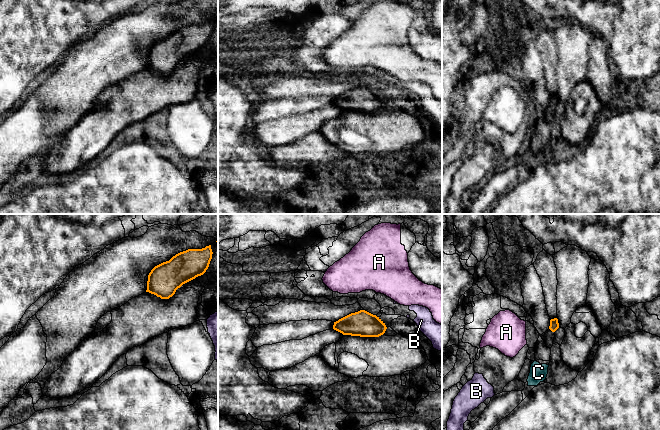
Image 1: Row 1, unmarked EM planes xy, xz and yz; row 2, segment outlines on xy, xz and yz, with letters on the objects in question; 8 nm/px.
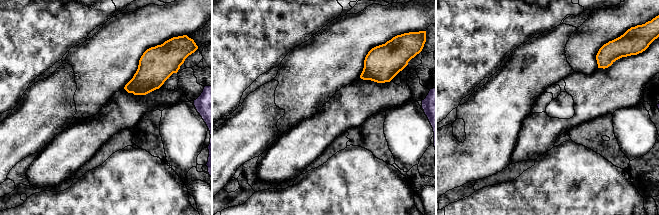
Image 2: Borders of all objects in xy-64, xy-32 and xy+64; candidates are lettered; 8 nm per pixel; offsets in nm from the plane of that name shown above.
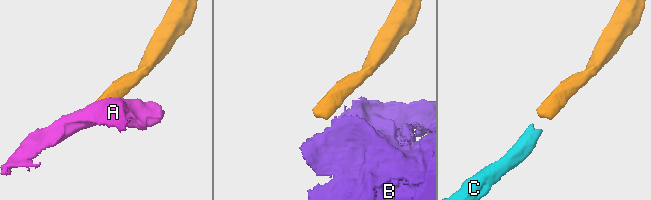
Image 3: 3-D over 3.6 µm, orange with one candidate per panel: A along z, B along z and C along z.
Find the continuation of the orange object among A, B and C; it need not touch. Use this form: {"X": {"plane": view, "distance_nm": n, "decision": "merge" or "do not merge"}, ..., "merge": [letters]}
{"A": {"plane": "xz", "distance_nm": 140, "decision": "do not merge"}, "B": {"plane": "xz", "distance_nm": 170, "decision": "do not merge"}, "C": {"plane": "yz", "distance_nm": 260, "decision": "merge"}, "merge": ["C"]}

